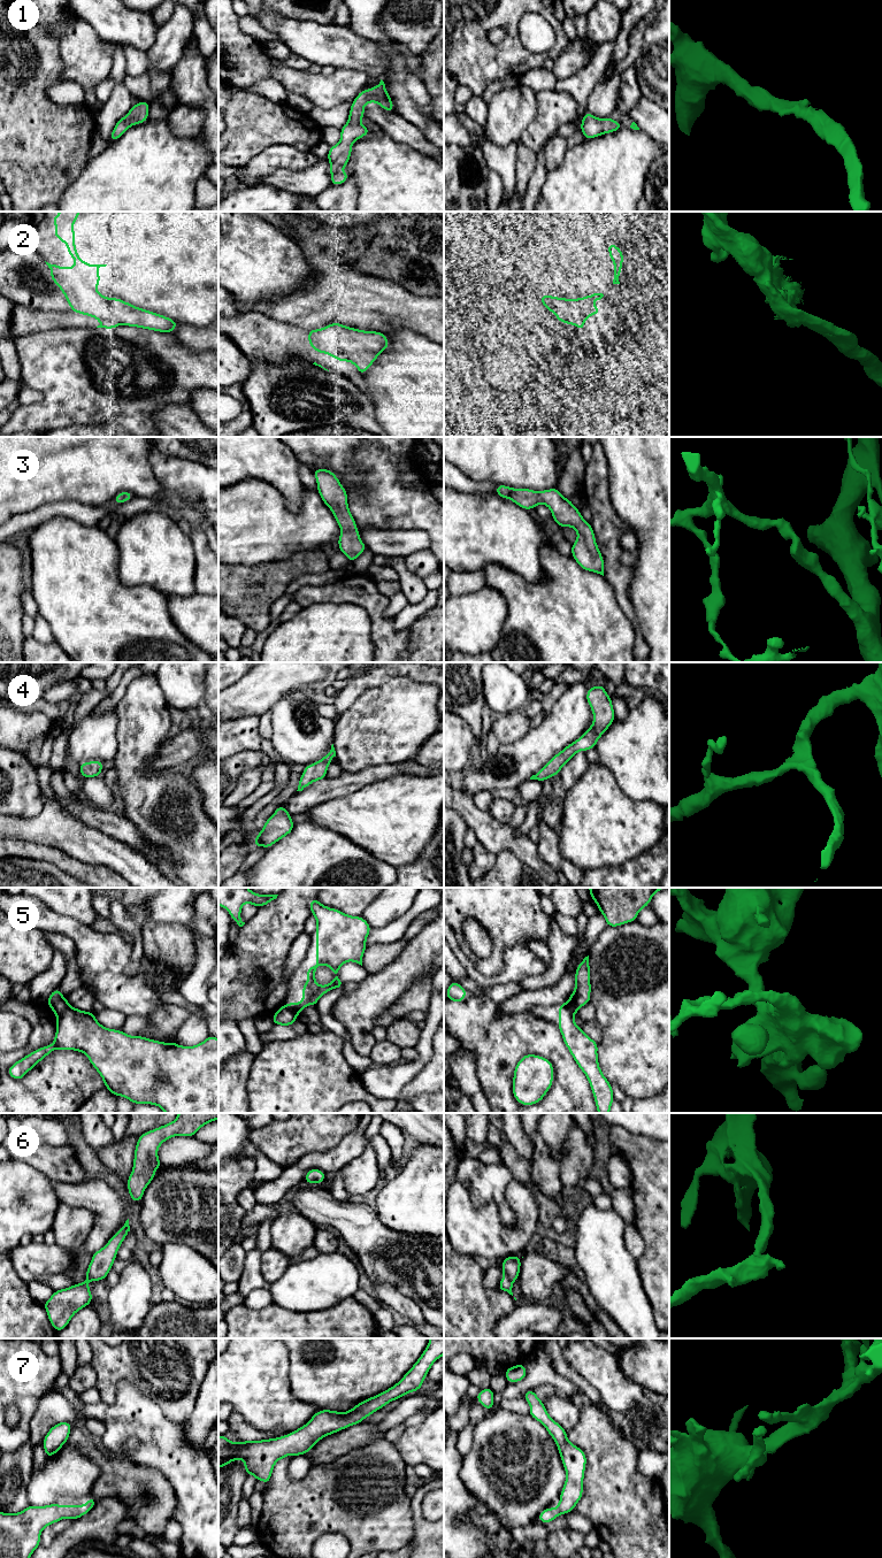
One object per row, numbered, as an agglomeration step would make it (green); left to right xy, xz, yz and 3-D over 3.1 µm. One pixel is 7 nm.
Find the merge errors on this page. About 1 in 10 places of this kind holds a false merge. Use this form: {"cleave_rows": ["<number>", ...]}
{"cleave_rows": ["5"]}

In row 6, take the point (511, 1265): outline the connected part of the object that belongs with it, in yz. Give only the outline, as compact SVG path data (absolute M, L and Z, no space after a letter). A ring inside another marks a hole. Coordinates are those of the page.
M513 1254L504 1259L500 1266L504 1273L504 1277L499 1282L498 1290L506 1291L513 1296L512 1283L519 1279L522 1258L517 1258L515 1254Z

